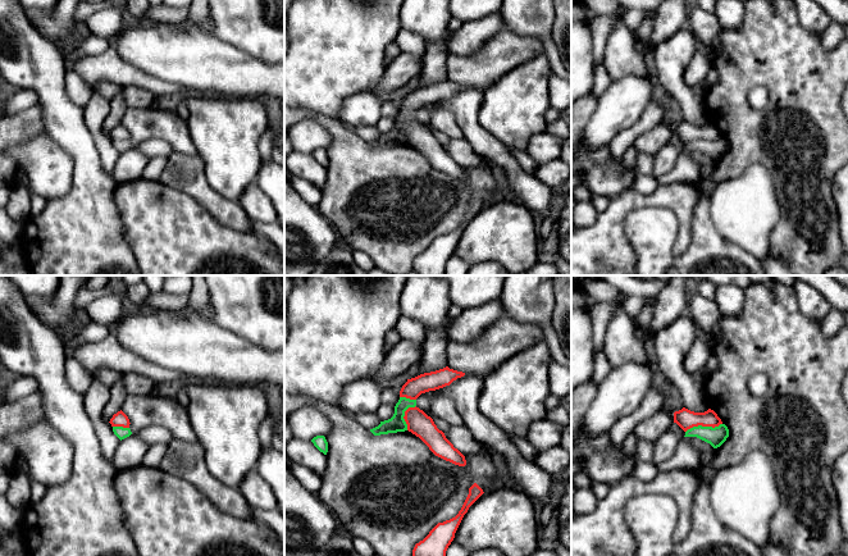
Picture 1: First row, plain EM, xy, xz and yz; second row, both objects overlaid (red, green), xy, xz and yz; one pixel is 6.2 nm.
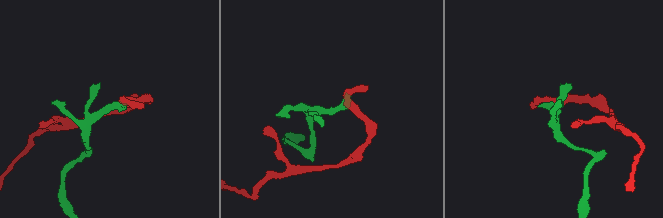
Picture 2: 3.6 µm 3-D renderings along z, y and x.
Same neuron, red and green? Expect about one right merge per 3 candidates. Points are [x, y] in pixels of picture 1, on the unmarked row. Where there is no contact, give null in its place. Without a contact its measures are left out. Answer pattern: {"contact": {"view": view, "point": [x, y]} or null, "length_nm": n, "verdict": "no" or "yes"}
{"contact": {"view": "yz", "point": [703, 138]}, "length_nm": 240, "verdict": "no"}

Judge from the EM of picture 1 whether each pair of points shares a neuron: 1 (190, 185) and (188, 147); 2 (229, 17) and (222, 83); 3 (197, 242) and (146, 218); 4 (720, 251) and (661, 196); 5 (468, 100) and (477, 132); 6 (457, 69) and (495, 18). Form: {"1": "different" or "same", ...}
{"1": "different", "2": "different", "3": "same", "4": "different", "5": "same", "6": "different"}

